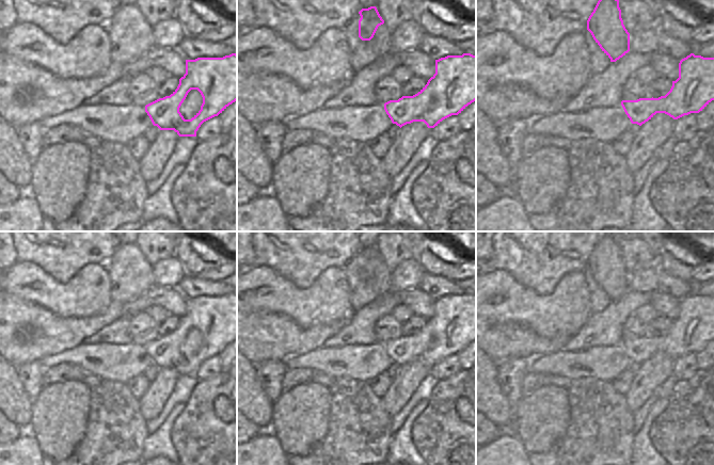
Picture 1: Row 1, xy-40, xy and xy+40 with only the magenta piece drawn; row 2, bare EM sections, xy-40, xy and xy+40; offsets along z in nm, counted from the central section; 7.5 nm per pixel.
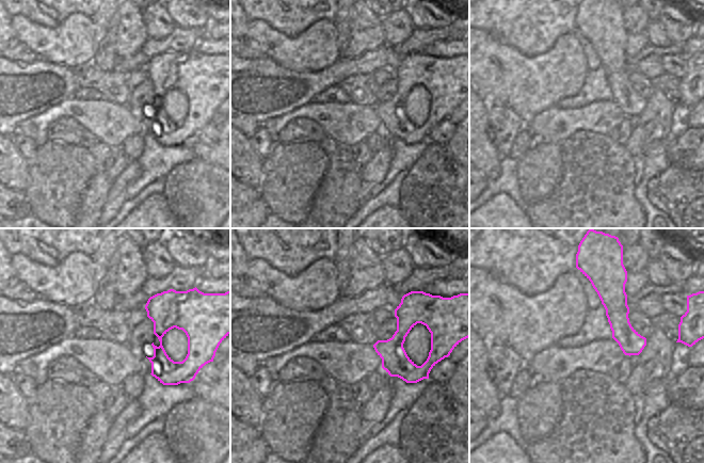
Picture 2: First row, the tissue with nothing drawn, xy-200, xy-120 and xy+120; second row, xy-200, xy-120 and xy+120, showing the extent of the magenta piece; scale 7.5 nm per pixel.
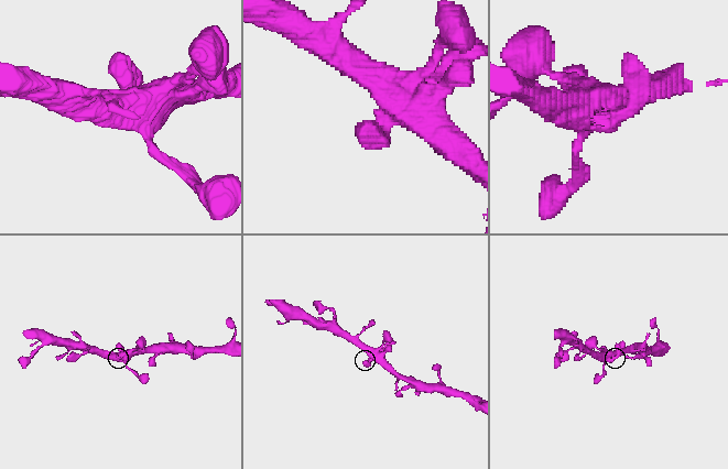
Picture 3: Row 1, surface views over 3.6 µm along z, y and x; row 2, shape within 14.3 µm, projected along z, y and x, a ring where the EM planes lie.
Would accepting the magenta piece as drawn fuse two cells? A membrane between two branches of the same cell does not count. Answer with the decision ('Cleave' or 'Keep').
Keep.

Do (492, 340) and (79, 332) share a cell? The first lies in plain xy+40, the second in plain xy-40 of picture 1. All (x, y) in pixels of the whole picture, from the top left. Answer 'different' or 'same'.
same

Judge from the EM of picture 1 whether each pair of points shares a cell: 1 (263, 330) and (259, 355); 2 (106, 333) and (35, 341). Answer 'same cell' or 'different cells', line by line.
1: same cell
2: different cells

